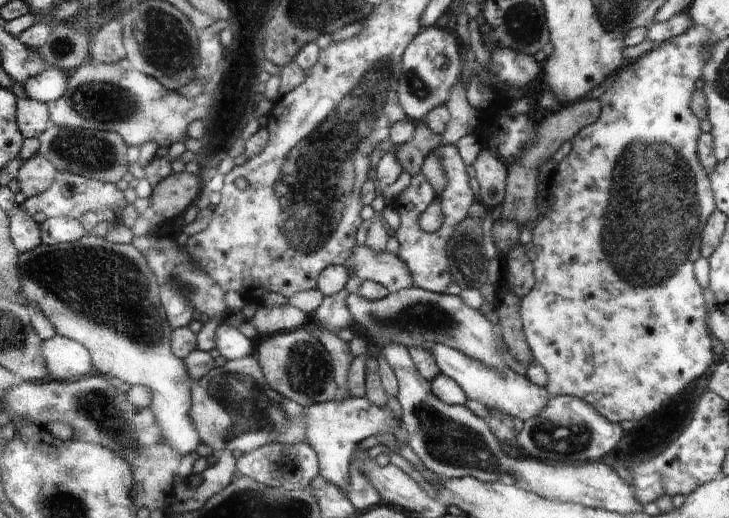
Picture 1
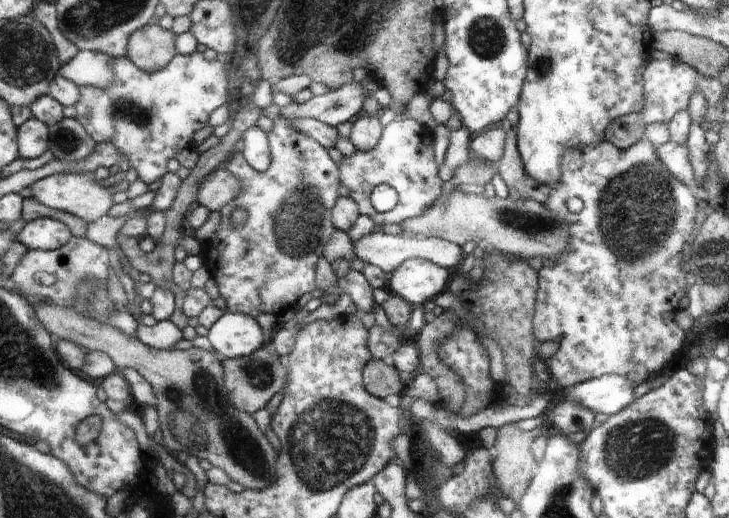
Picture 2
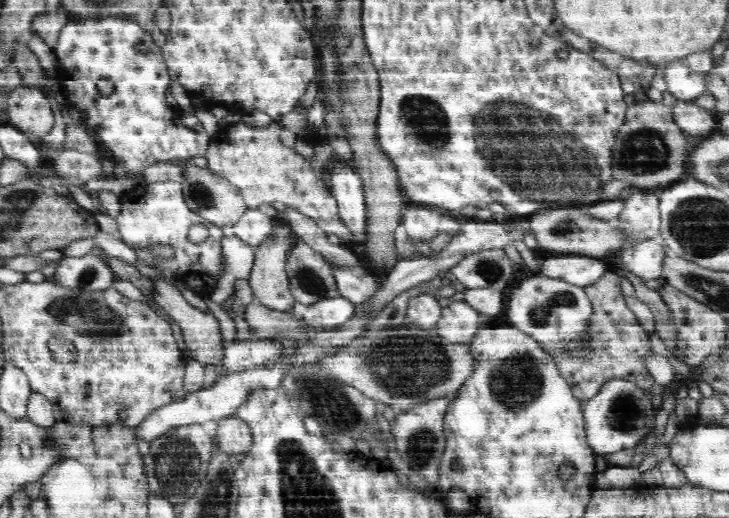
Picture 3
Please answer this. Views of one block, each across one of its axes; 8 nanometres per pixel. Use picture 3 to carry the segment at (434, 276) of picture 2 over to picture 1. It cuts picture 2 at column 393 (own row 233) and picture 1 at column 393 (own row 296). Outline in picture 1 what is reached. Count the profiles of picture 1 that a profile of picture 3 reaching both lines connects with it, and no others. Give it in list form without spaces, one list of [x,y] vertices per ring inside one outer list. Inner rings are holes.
[[[356,246],[356,257],[352,256],[355,276],[360,281],[382,284],[389,292],[400,292],[414,285],[411,270],[391,252],[376,251],[368,246]]]

